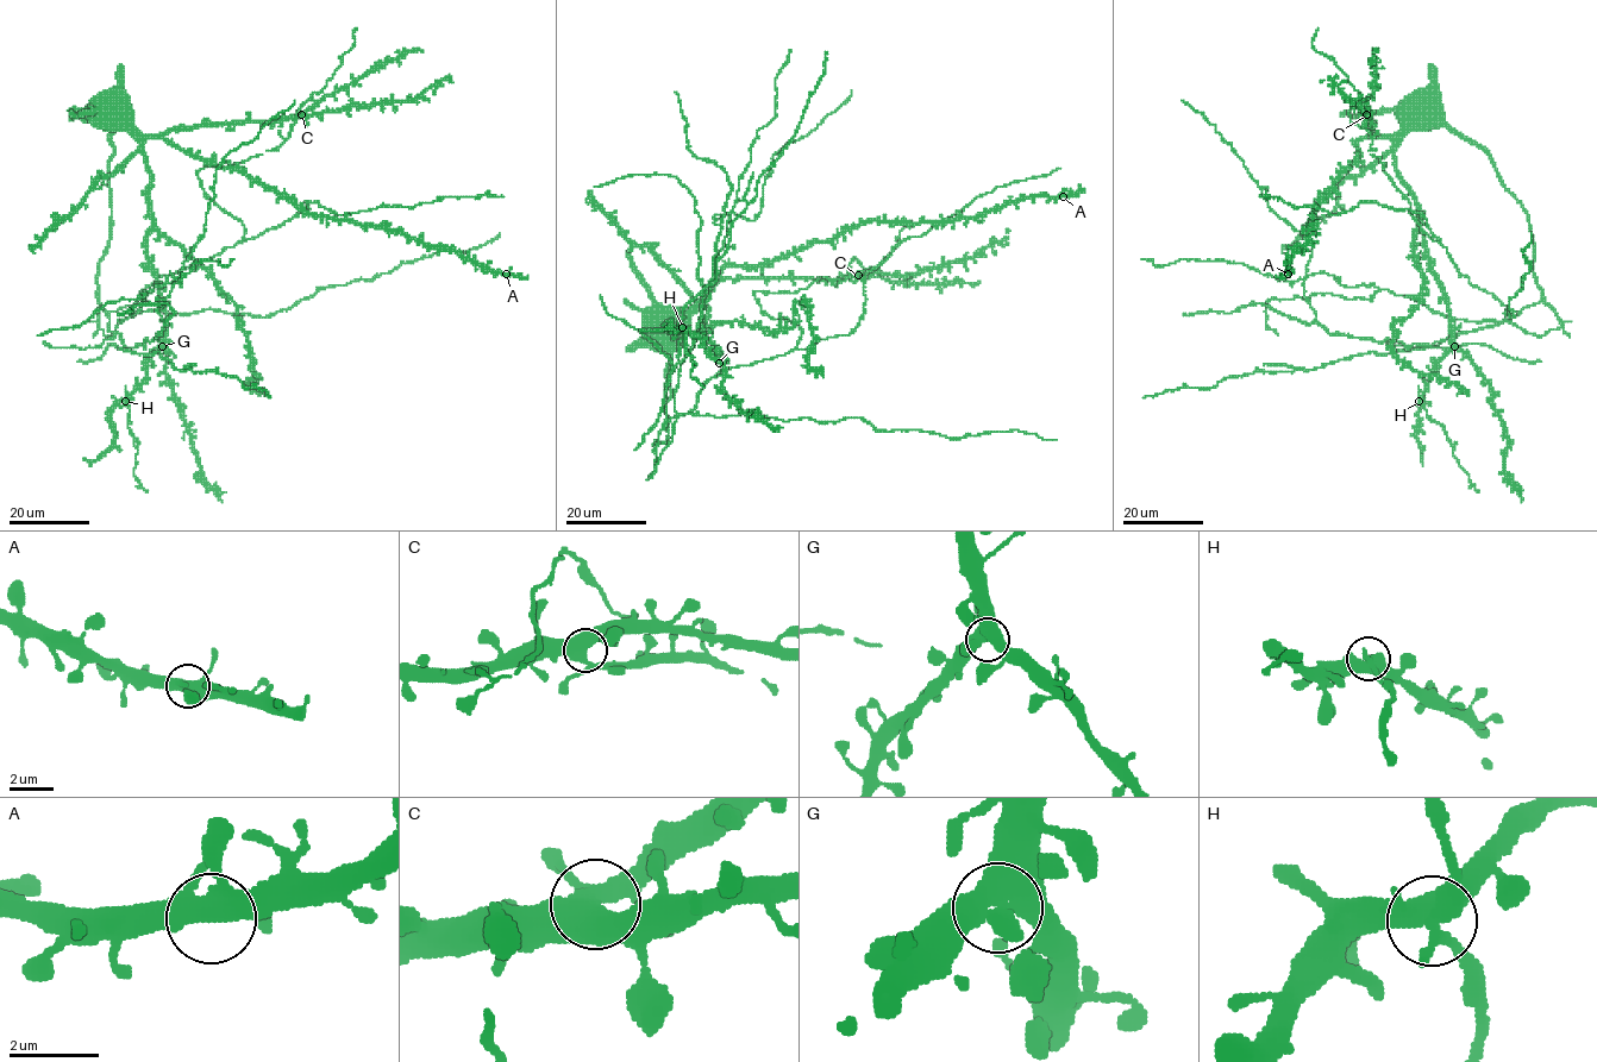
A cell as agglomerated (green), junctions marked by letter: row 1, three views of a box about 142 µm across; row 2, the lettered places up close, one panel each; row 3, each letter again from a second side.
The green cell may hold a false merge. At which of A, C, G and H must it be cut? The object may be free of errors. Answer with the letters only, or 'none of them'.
H

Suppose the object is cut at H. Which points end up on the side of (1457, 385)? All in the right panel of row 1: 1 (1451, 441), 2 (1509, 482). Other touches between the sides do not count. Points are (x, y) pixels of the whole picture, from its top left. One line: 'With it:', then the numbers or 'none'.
With it: 2

